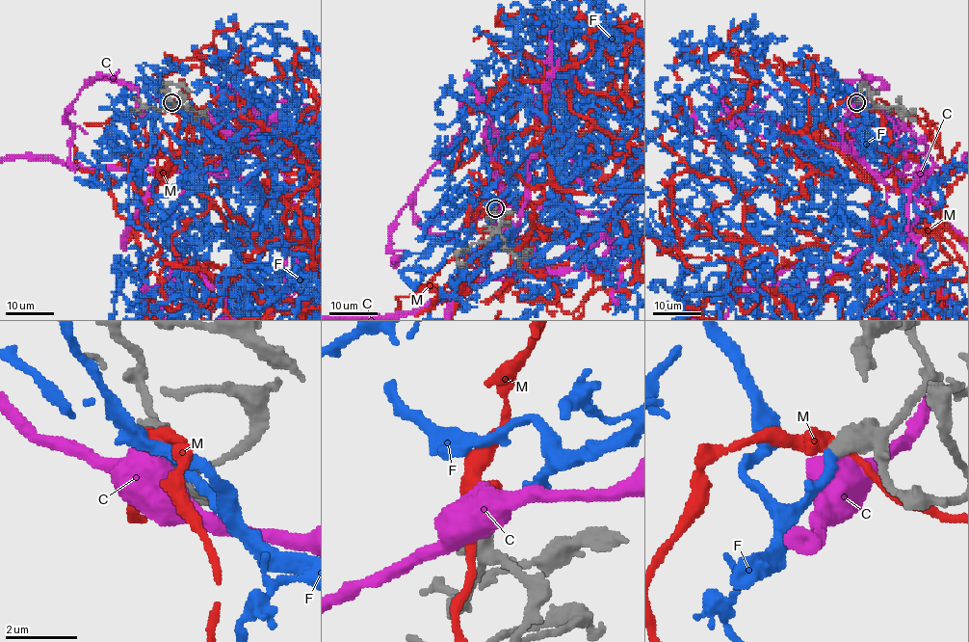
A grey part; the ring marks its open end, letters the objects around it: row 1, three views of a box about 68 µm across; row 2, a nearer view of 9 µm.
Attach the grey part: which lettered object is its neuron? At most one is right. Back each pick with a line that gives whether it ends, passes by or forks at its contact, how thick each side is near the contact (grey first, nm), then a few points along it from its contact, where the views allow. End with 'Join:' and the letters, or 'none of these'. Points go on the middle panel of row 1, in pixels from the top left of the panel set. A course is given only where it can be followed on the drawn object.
F: It ends there. Thickness 500 nm (grey) against 280 nm. Its course: (495, 208), (533, 167), (564, 166), (557, 203), (626, 239)
Join: F

